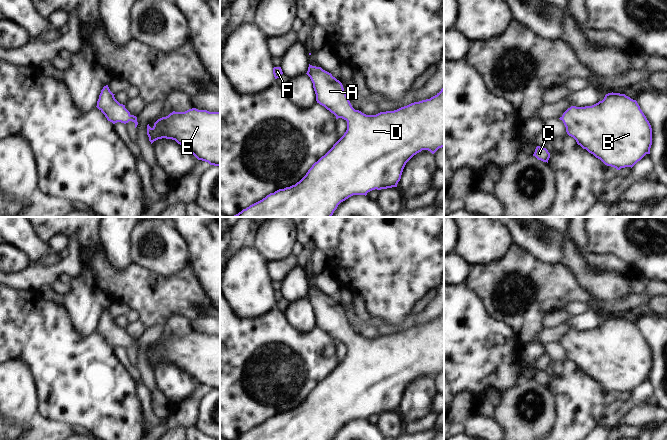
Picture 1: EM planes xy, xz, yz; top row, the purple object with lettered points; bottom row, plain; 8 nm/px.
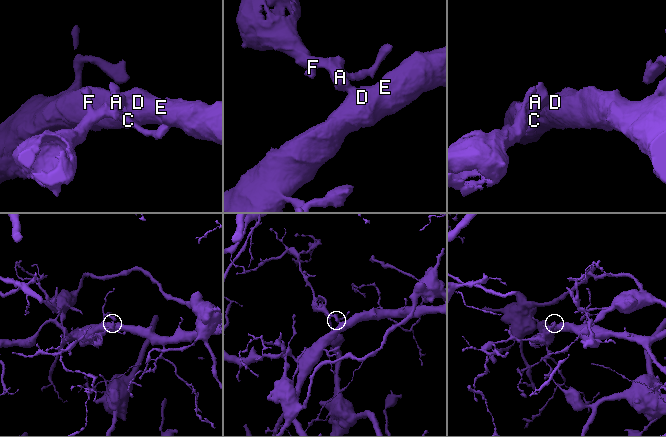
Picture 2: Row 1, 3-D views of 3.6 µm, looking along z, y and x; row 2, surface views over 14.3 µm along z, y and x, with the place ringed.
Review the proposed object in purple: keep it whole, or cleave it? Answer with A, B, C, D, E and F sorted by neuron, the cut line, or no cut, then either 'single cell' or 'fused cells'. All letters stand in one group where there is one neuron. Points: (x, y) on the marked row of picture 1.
A B C D E F | no cut | single cell

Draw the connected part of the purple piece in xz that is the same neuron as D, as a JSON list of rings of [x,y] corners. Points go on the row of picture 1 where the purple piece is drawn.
[[[309,64],[306,73],[316,94],[316,101],[336,116],[347,121],[347,130],[333,147],[308,170],[295,185],[270,193],[262,200],[232,217],[331,217],[338,205],[353,195],[367,195],[372,190],[397,187],[406,163],[422,150],[434,154],[444,147],[444,88],[430,99],[411,103],[394,111],[366,115],[355,110],[342,83],[321,67]]]

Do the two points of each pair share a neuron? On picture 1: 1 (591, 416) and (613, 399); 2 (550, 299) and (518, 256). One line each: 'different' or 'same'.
1: different
2: same

